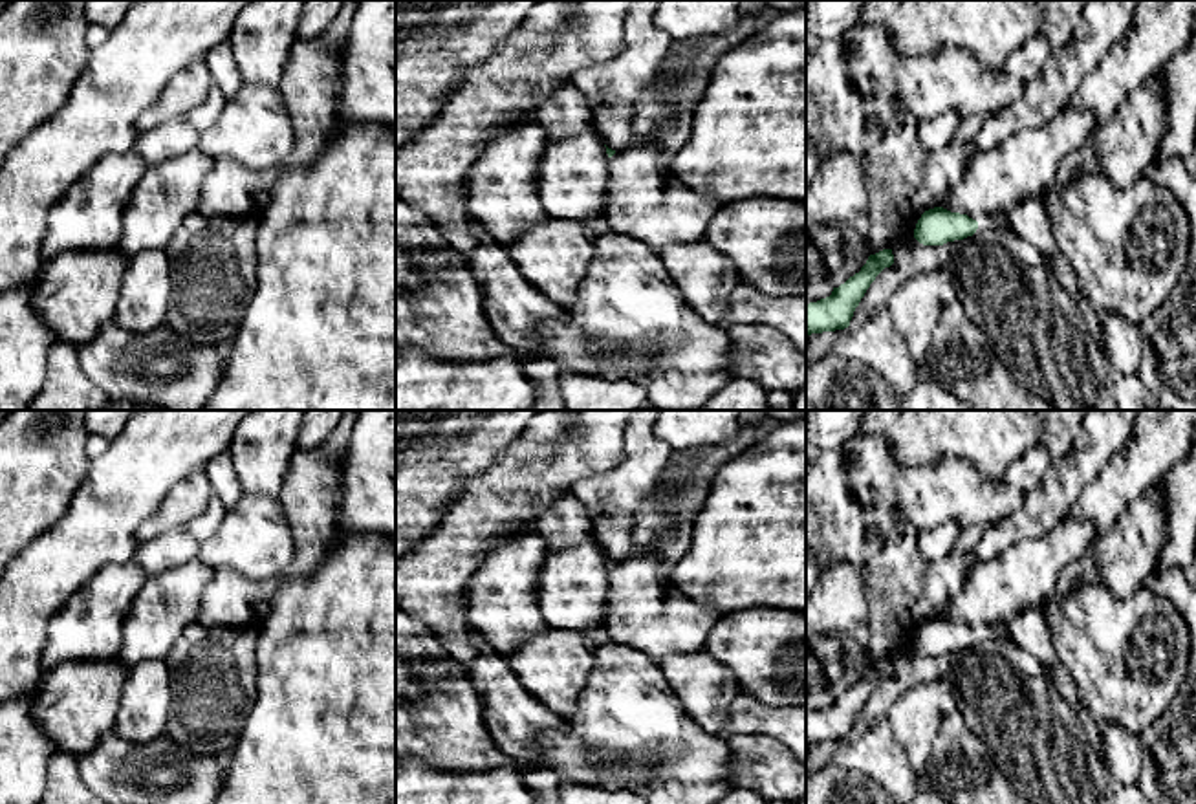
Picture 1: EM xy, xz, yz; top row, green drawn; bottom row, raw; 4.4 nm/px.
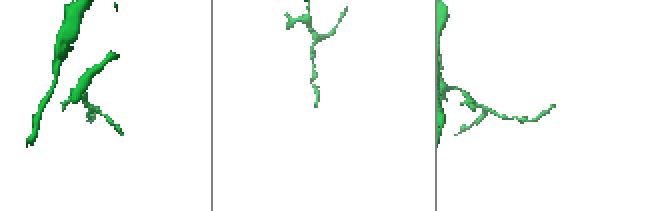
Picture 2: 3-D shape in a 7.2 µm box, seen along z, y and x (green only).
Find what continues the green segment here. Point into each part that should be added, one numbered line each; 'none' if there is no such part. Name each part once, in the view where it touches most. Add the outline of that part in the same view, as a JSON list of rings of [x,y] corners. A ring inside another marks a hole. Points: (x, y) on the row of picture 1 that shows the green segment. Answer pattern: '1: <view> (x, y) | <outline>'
1: yz (995, 222) | [[[989,214],[987,218],[978,220],[978,229],[1006,231],[1009,227],[1006,214]]]

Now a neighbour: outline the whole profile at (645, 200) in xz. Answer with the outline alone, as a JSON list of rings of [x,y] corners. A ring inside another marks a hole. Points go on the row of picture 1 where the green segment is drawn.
[[[650,145],[626,147],[608,159],[608,205],[612,233],[628,234],[659,251],[672,244],[701,242],[722,203],[683,187],[669,170],[669,158]]]

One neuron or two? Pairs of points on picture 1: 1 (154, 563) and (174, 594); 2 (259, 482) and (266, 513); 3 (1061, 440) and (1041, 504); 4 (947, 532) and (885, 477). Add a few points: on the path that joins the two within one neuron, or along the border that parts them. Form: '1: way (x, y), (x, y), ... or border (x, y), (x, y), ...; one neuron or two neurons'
1: border (195, 557), (149, 577); two neurons
2: border (242, 491), (253, 497), (277, 497); two neurons
3: border (1081, 429), (1074, 444), (1054, 458); two neurons
4: border (962, 528), (953, 522), (942, 522), (920, 533); two neurons

